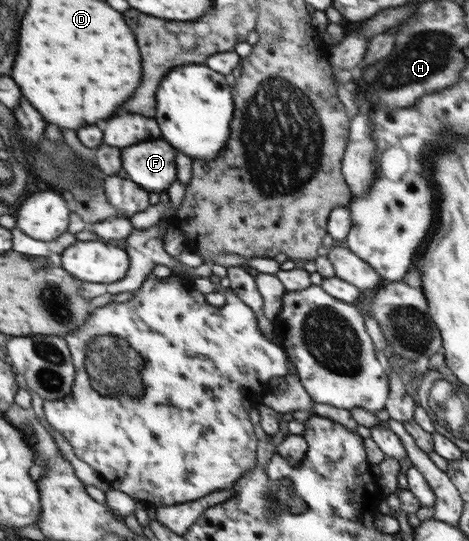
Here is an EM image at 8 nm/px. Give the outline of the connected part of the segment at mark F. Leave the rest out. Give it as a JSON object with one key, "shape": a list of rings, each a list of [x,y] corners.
{"shape":[[[163,138],[123,150],[125,174],[149,192],[169,191],[178,179],[176,158],[176,148]]]}

